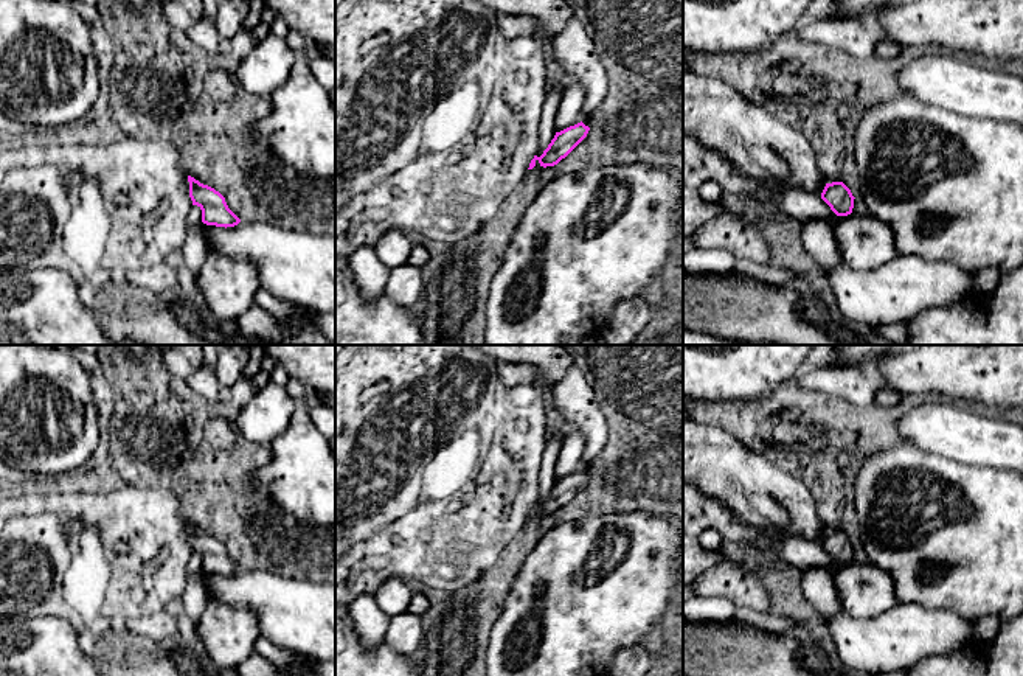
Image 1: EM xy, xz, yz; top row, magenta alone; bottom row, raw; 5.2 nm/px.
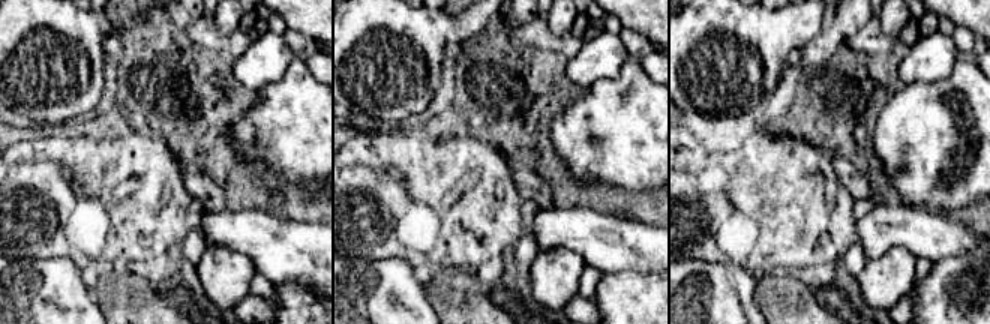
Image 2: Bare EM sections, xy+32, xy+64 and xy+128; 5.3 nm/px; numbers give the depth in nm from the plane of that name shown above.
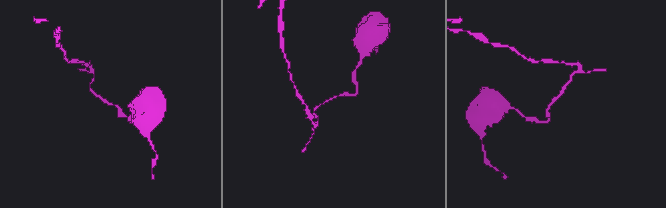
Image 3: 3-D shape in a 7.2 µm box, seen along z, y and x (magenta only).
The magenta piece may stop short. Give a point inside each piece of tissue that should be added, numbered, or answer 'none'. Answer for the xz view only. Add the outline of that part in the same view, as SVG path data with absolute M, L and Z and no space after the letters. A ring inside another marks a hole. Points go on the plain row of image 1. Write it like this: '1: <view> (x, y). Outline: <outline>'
none

